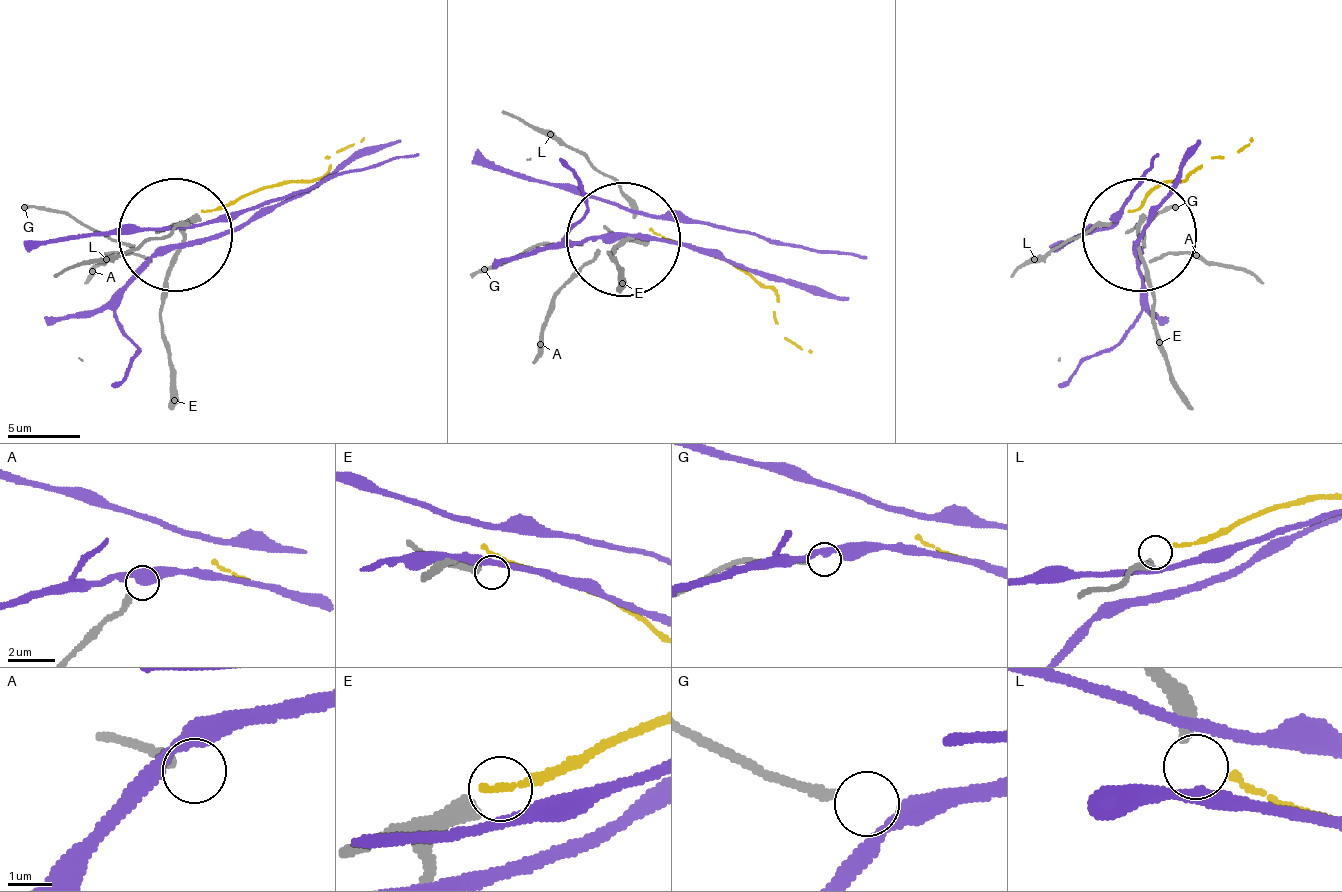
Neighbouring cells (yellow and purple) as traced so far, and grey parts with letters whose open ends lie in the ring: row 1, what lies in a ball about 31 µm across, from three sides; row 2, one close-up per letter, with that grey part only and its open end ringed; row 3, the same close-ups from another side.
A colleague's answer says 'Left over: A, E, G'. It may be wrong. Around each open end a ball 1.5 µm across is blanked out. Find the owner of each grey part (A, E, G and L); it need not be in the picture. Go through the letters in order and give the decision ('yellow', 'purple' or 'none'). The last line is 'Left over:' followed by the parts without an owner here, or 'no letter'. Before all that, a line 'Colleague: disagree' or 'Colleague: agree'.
Colleague: agree
A: none
E: none
G: none
L: yellow
Left over: A, E, G

